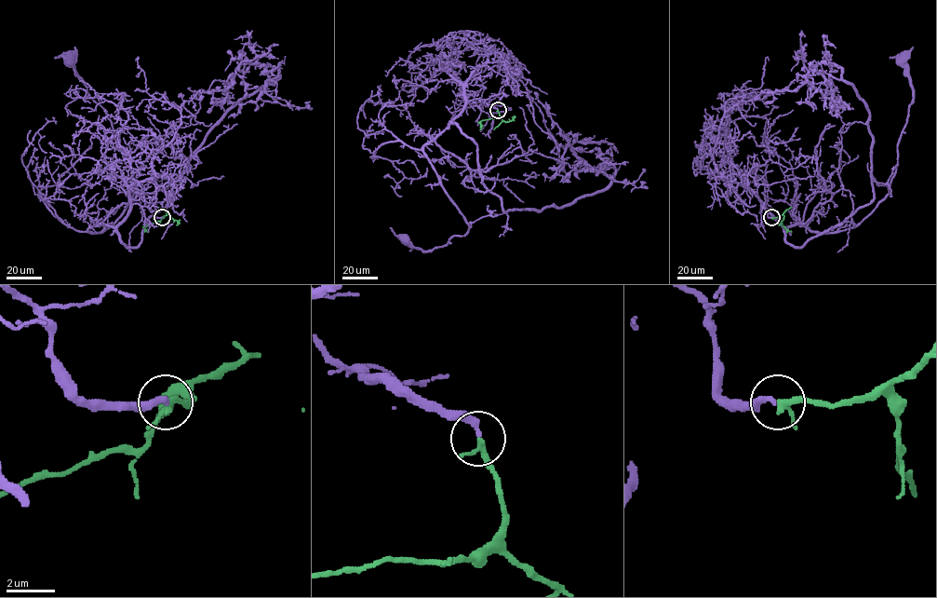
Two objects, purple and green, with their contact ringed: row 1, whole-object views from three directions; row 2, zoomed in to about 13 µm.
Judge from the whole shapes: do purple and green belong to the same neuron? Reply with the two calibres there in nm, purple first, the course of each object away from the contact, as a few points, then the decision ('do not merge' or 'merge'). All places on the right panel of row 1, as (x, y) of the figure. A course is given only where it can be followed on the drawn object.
280/200 nm | purple via (771, 217), (761, 203), (784, 226), (835, 233), (861, 223), (889, 193), (913, 98), (901, 61) | green via (771, 217), (780, 217), (782, 225), (791, 232) | merge

